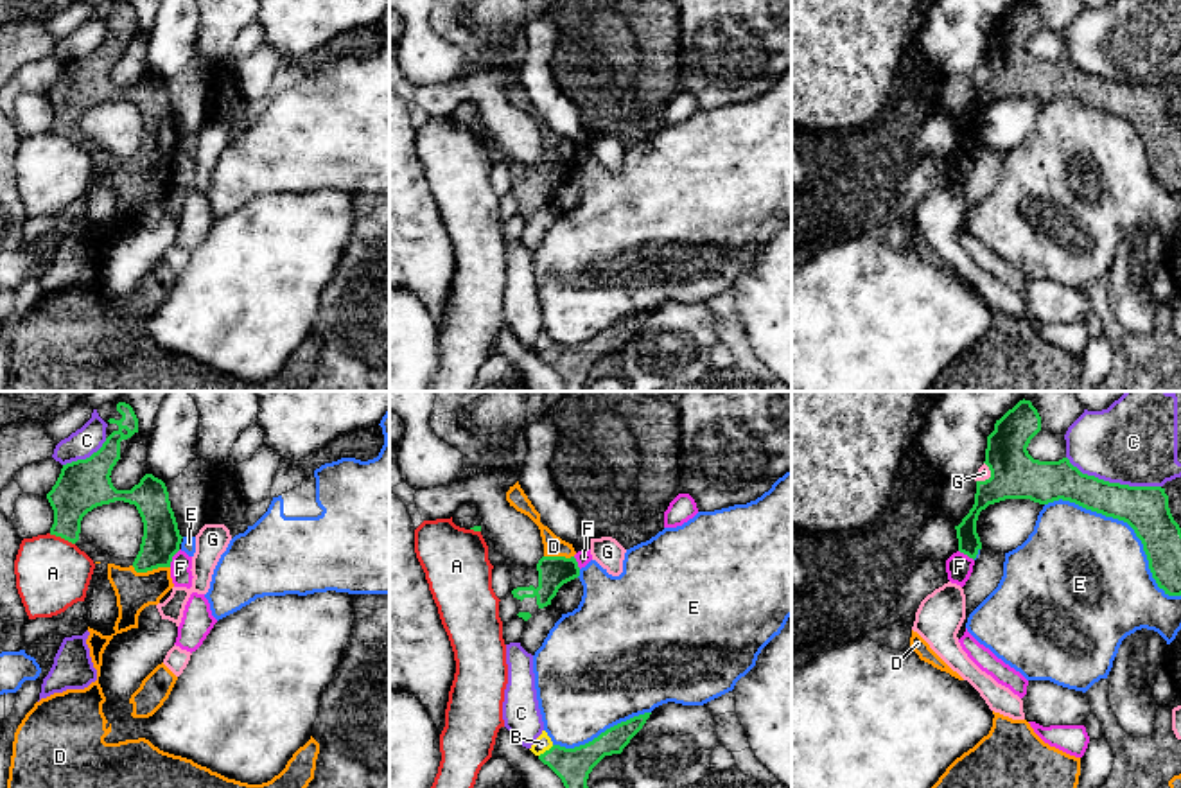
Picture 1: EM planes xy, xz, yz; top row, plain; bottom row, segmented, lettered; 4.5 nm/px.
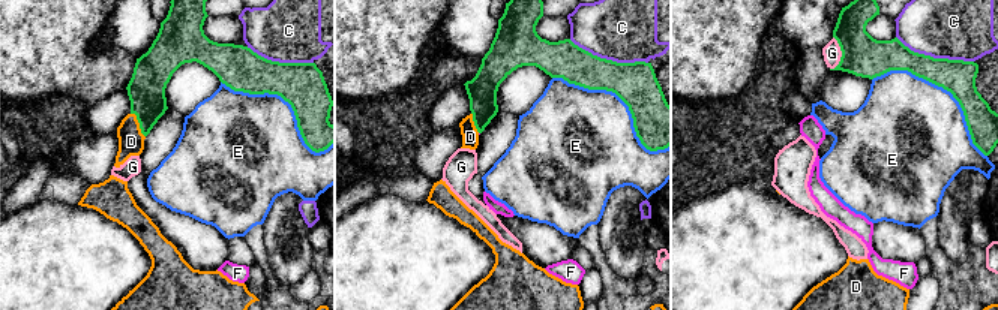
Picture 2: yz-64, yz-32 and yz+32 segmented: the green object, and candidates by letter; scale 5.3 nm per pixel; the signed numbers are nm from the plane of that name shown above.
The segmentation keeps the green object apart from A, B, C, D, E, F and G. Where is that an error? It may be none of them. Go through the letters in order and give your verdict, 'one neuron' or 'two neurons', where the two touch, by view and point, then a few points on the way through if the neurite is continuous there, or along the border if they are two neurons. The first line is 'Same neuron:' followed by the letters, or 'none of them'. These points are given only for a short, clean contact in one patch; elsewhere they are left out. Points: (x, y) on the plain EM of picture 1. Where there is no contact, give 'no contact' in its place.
Same neuron: D
A: two neurons | xy (61, 135) | along xy (49, 131), (74, 142)
B: two neurons | xz (546, 349)
C: two neurons | yz (1113, 81)
D: one neuron | xy (151, 167) | across xy (160, 140), (151, 167), (135, 189)
E: two neurons | yz (1128, 121)
F: two neurons | xy (171, 157) | along xy (180, 148), (169, 164)
G: two neurons | yz (991, 74) | along yz (984, 60), (989, 74), (977, 79)

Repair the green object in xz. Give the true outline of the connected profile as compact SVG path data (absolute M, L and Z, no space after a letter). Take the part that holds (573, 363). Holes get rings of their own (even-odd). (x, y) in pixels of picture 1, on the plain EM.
M652 311L634 314L621 320L592 339L565 346L553 343L549 348L538 354L564 381L565 391L587 391L587 377L592 366L612 352L621 352L630 337L643 327Z

